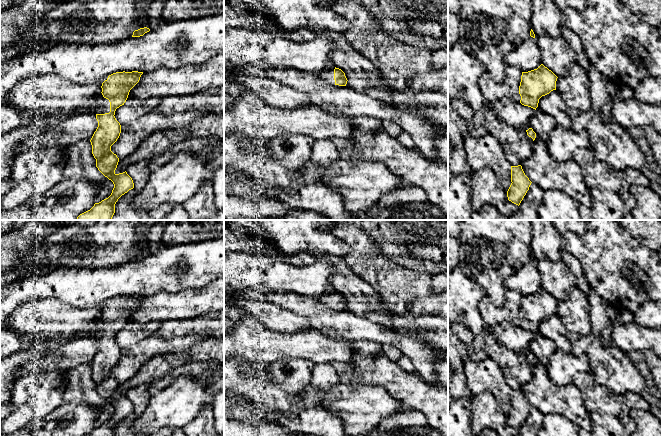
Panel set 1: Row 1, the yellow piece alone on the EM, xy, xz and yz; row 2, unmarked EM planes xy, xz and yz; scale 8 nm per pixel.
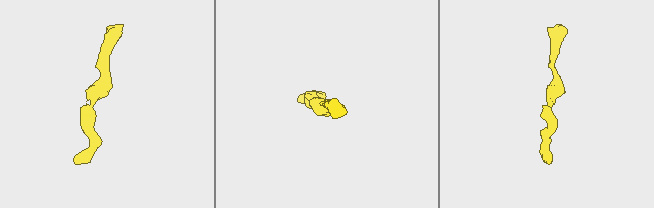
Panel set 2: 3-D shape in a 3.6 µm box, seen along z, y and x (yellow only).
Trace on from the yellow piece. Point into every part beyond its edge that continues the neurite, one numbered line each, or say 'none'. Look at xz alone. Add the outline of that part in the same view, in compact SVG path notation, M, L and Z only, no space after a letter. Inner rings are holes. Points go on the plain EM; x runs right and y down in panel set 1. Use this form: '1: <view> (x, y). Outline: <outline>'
none

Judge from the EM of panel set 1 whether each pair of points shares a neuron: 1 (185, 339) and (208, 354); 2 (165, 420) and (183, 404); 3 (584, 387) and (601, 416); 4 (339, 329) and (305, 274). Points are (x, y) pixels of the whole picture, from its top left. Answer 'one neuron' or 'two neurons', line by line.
1: two neurons
2: one neuron
3: one neuron
4: two neurons

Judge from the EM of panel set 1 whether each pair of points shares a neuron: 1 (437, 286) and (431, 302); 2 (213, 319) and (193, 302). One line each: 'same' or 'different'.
1: different
2: different

